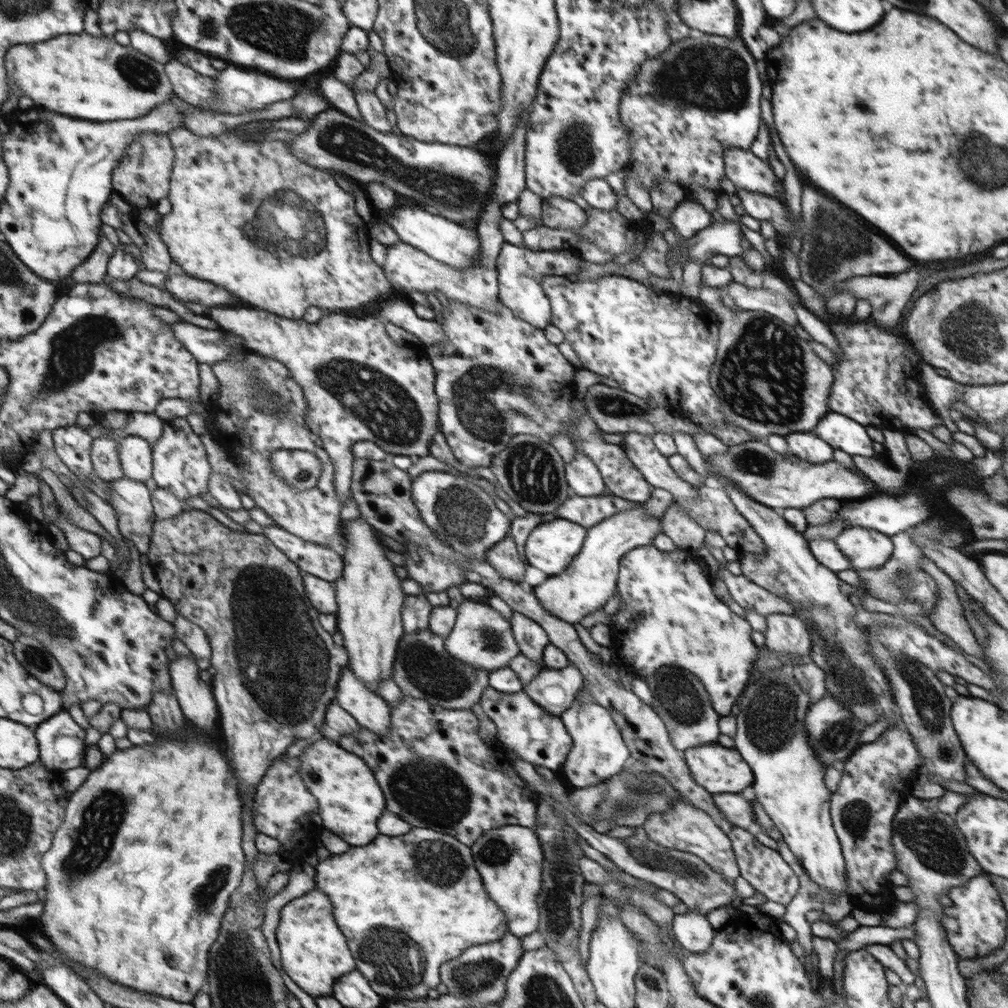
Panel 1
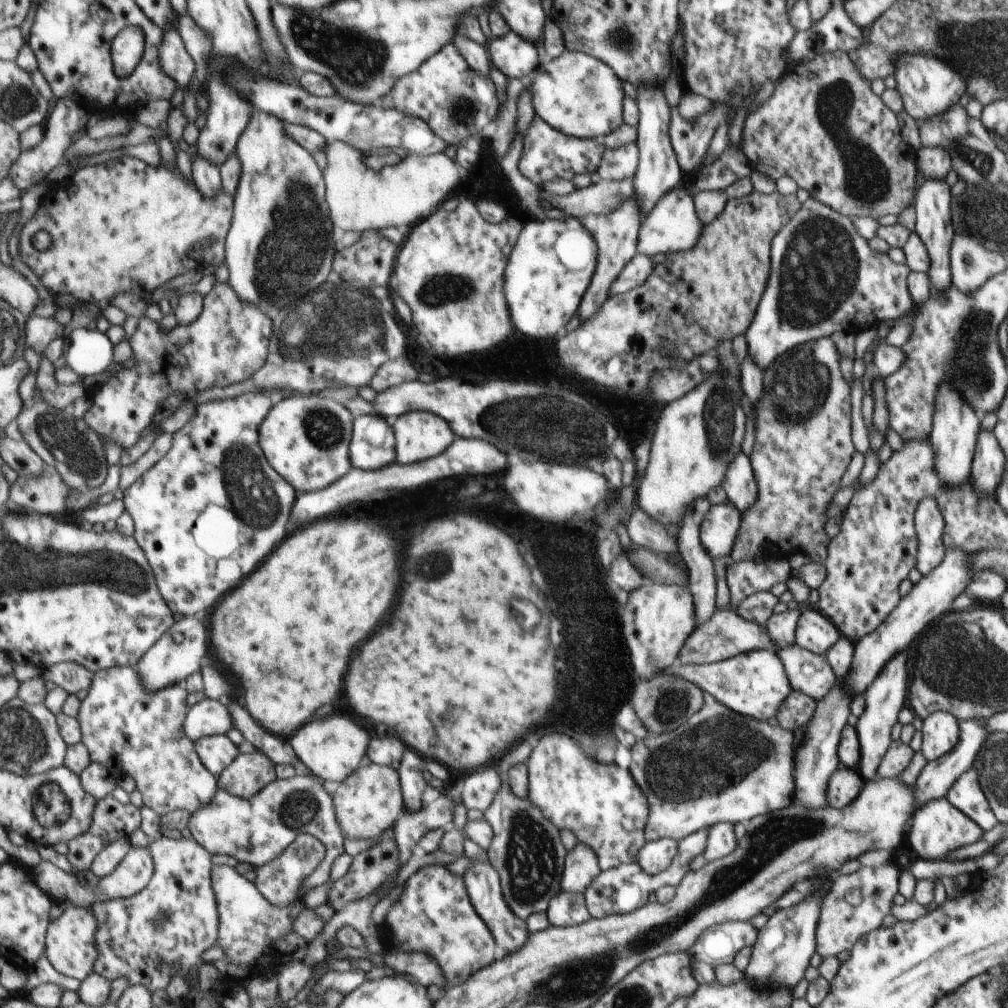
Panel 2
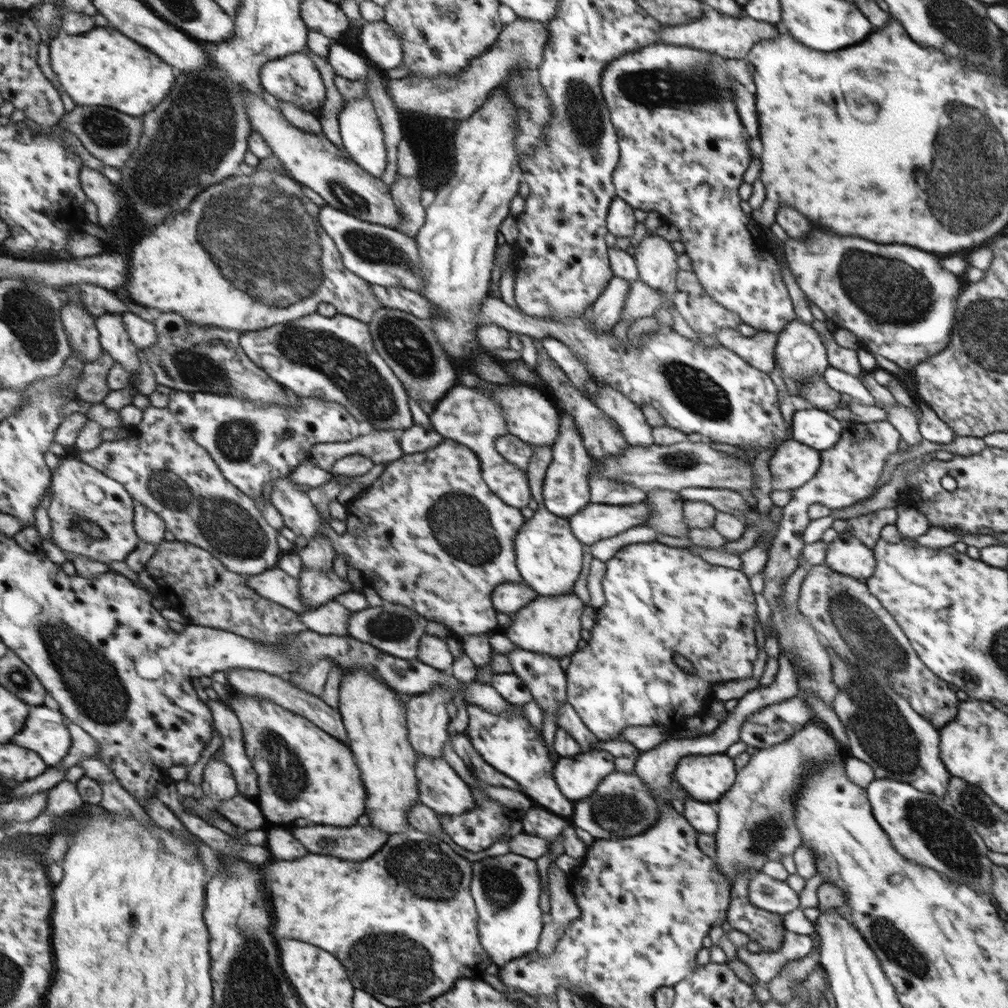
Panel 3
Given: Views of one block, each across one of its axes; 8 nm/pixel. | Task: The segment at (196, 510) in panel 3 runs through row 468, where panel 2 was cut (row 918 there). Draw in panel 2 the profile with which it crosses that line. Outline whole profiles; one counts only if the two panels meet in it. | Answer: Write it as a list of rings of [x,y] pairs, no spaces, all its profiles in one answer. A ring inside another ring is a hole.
[[[162,836],[150,846],[155,858],[156,874],[152,882],[136,896],[97,902],[92,910],[101,922],[99,949],[101,957],[95,972],[104,975],[112,982],[127,978],[132,985],[147,986],[152,992],[169,990],[171,982],[181,967],[182,974],[188,979],[193,971],[206,964],[204,954],[219,944],[221,933],[221,912],[219,898],[213,882],[213,854],[202,846],[196,838],[168,838]]]

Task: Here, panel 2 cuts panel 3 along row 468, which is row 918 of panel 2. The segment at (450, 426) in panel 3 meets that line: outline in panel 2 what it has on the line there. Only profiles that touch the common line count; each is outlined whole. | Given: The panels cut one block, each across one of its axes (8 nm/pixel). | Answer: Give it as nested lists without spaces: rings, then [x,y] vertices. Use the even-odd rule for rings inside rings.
[[[473,861],[472,867],[464,874],[464,882],[469,897],[481,918],[494,934],[500,953],[516,953],[530,940],[530,933],[524,920],[520,920],[508,906],[501,887],[501,878],[498,871],[491,864]]]

